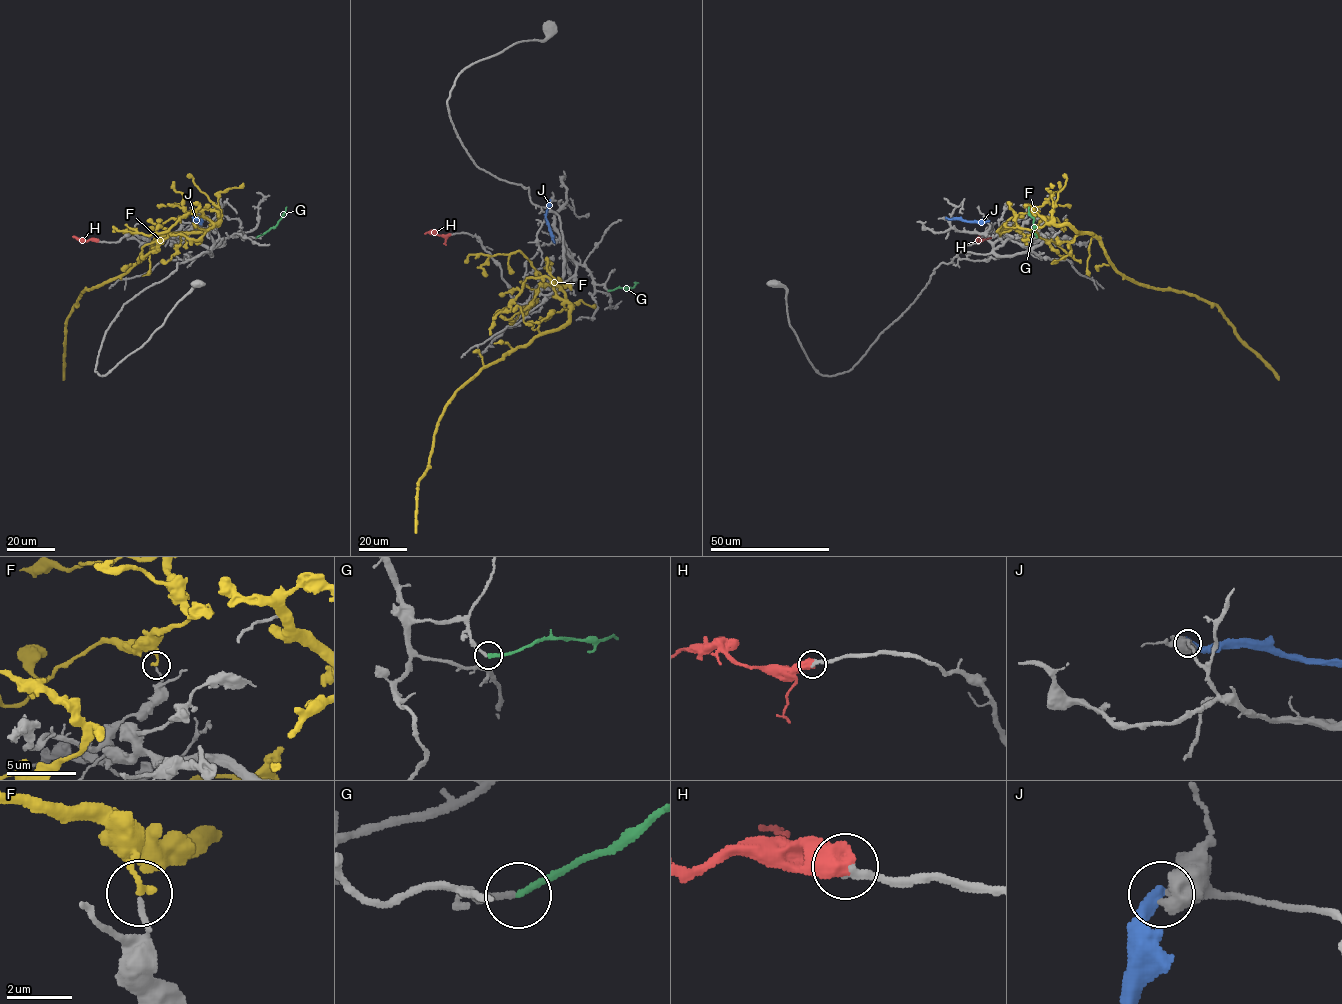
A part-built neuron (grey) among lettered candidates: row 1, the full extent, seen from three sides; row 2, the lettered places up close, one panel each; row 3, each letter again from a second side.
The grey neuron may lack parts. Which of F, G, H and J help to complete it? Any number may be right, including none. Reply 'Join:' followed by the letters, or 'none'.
Join: G, H

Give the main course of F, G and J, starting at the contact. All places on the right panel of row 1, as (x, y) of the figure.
F: (1050, 222), (1029, 212), (1091, 233), (1112, 265), (1139, 284), (1213, 303), (1278, 380)
G: (1036, 237), (1029, 207)
J: (946, 218), (989, 220)

